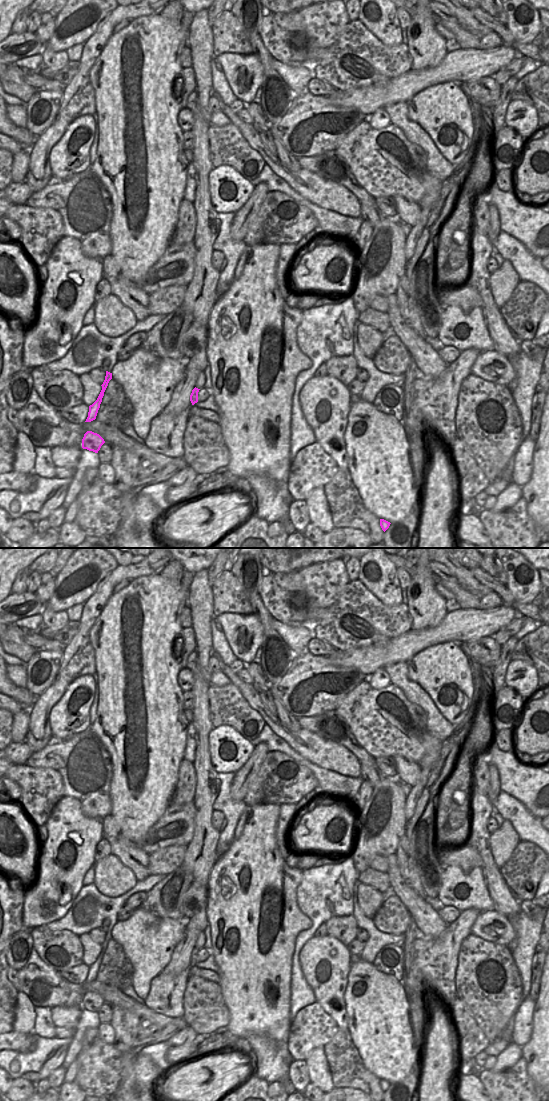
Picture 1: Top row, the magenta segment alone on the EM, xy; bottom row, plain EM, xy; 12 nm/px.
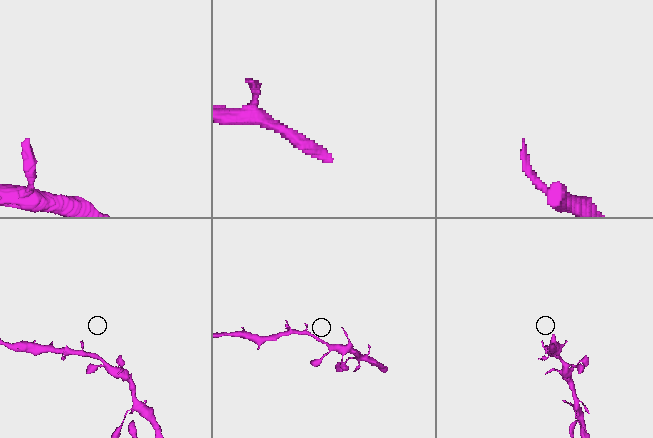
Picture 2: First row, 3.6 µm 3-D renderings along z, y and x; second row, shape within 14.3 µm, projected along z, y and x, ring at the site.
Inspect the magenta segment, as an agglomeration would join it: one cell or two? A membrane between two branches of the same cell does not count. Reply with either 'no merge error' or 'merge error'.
no merge error

